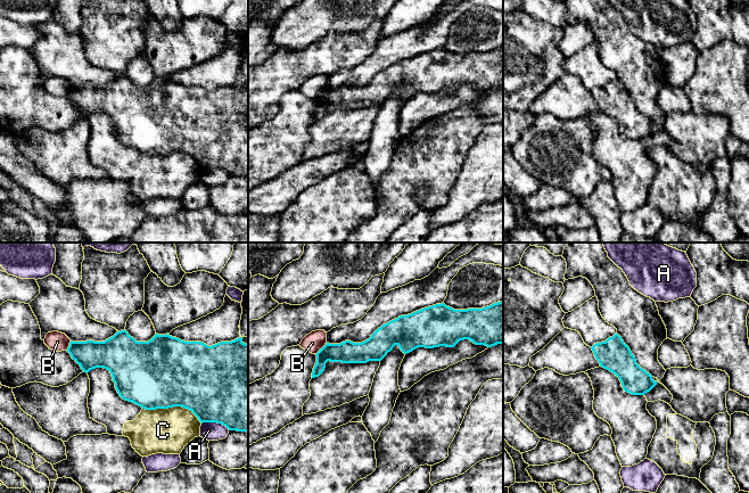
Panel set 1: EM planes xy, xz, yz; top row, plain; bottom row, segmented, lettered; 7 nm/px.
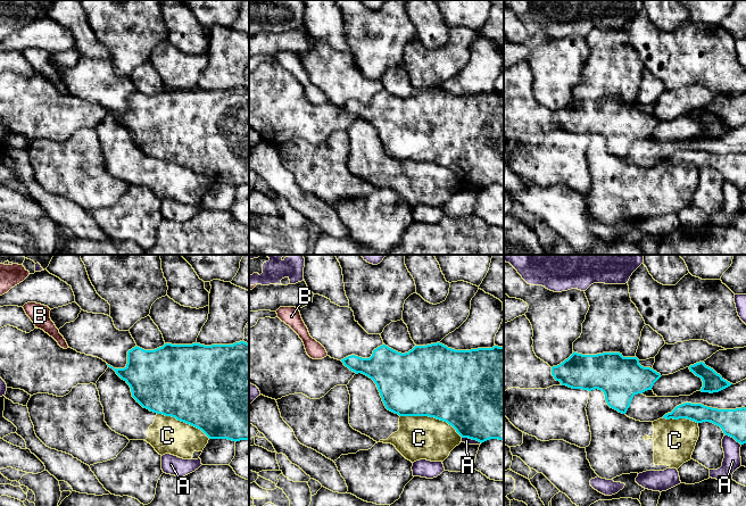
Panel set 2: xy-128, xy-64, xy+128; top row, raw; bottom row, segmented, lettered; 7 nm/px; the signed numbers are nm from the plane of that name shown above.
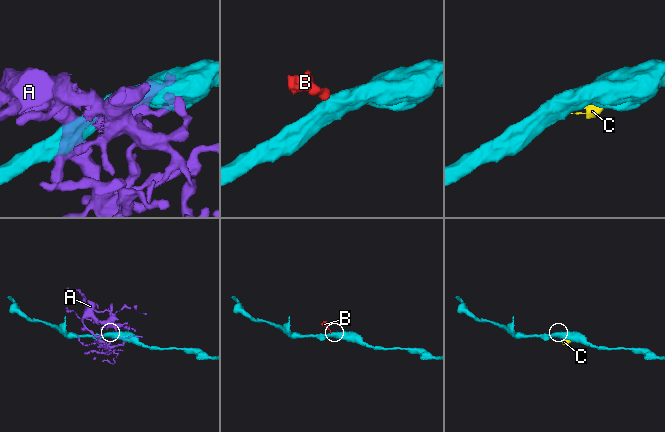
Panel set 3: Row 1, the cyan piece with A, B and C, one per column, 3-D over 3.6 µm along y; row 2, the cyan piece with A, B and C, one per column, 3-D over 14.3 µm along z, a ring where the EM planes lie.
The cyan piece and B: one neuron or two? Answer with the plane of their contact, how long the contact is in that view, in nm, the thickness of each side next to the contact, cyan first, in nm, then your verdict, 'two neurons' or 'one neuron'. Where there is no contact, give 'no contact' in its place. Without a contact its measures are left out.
xz | 120 nm | 160/140 nm | two neurons

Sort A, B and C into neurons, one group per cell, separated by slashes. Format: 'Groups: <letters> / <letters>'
Groups: A B / C

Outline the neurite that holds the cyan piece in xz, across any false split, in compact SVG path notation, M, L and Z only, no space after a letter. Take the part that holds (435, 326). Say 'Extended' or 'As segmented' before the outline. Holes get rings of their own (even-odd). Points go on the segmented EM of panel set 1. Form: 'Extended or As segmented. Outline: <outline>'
As segmented. Outline: M503 301L486 307L467 310L454 310L444 303L436 304L382 324L362 343L326 343L315 354L312 378L324 371L328 361L381 361L395 345L408 354L418 347L454 347L463 339L487 347L503 344Z

